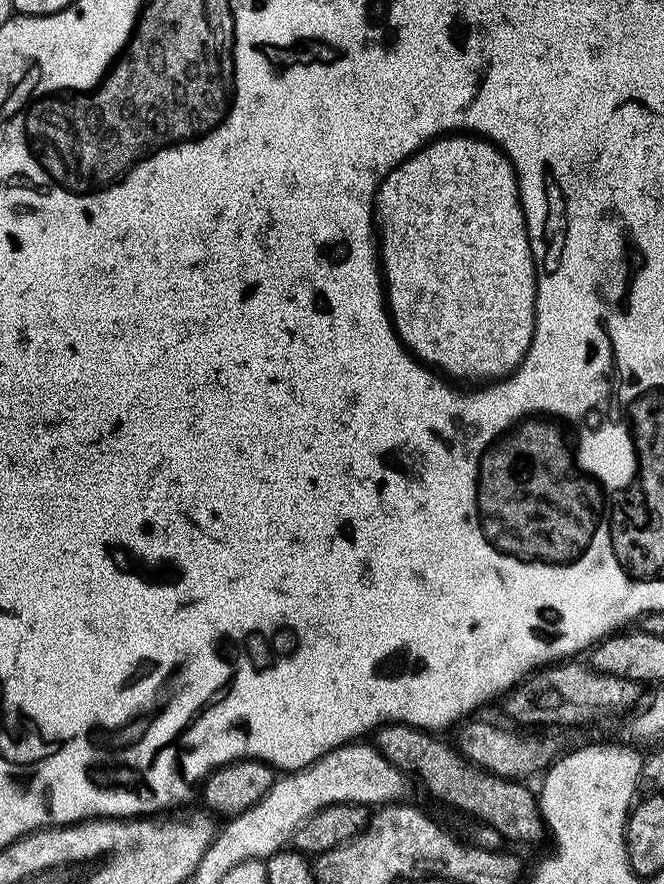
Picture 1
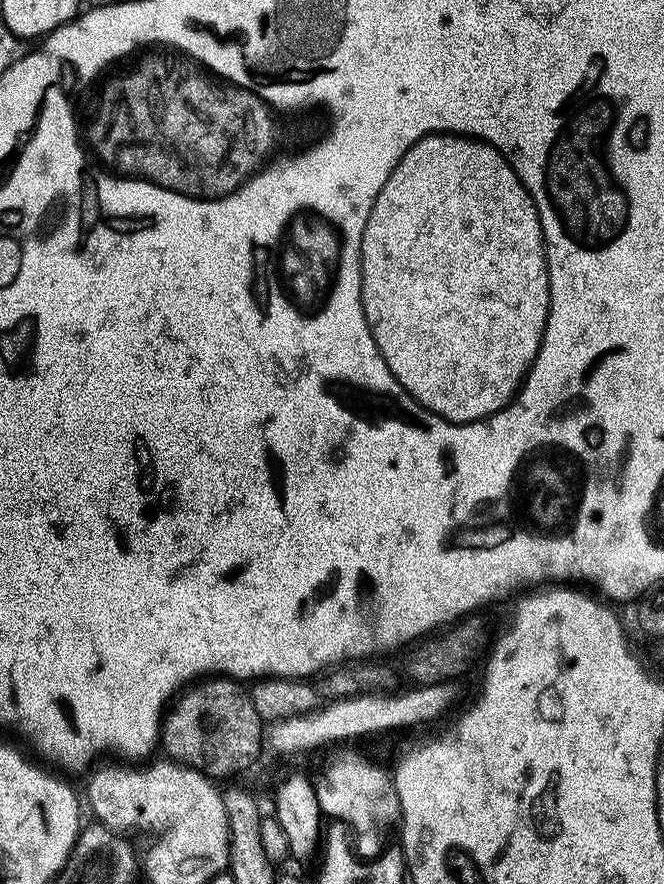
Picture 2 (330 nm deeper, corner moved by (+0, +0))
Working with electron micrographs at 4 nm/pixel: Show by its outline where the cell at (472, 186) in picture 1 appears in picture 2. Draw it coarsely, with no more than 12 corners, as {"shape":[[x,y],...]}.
{"shape":[[434,132],[378,190],[360,297],[390,374],[473,424],[548,321],[532,195]]}

